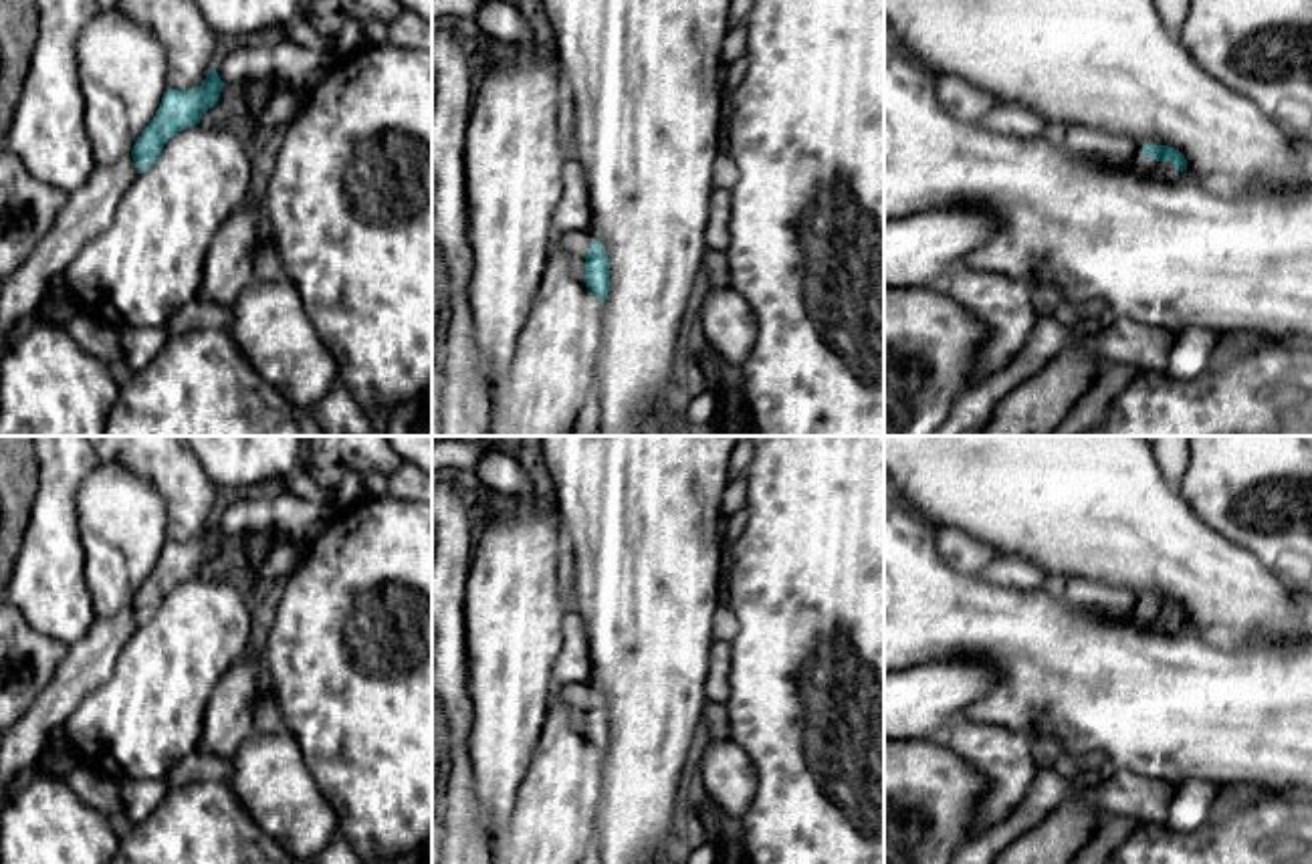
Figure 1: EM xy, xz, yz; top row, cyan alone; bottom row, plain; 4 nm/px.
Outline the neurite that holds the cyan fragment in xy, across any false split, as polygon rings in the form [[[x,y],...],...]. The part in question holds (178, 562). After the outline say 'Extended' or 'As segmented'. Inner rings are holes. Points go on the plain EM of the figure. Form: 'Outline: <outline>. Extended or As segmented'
Outline: [[[212,519],[200,539],[168,541],[131,606],[109,618],[95,618],[89,632],[67,648],[42,694],[0,735],[0,814],[6,805],[6,787],[20,771],[38,765],[50,731],[63,727],[83,696],[113,674],[133,632],[155,616],[170,589],[200,575],[202,567],[218,555],[224,537]]]. Extended

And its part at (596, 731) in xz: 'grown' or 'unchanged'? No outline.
grown

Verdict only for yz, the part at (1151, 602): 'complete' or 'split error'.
split error

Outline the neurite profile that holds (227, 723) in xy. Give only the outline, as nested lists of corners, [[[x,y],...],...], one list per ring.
[[[246,654],[218,680],[208,700],[198,749],[234,757],[238,747],[256,733],[252,709],[258,696],[256,676],[262,662]]]

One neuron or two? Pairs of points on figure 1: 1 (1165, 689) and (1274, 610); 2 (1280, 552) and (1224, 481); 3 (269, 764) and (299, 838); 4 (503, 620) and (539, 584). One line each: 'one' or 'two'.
1: two
2: one
3: one
4: one

